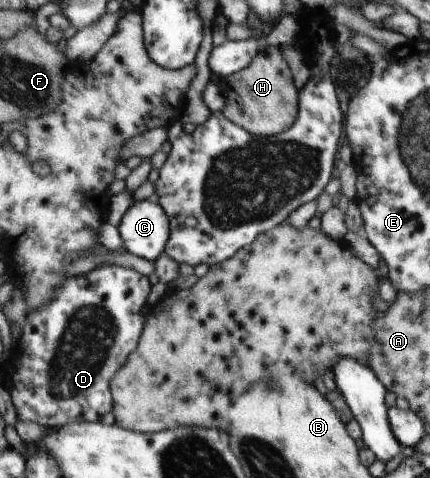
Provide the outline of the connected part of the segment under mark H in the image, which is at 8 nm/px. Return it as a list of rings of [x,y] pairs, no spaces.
[[[265,46],[244,70],[225,78],[227,105],[223,114],[238,126],[256,136],[277,136],[289,130],[296,121],[297,90],[293,86],[289,64],[279,46]]]

